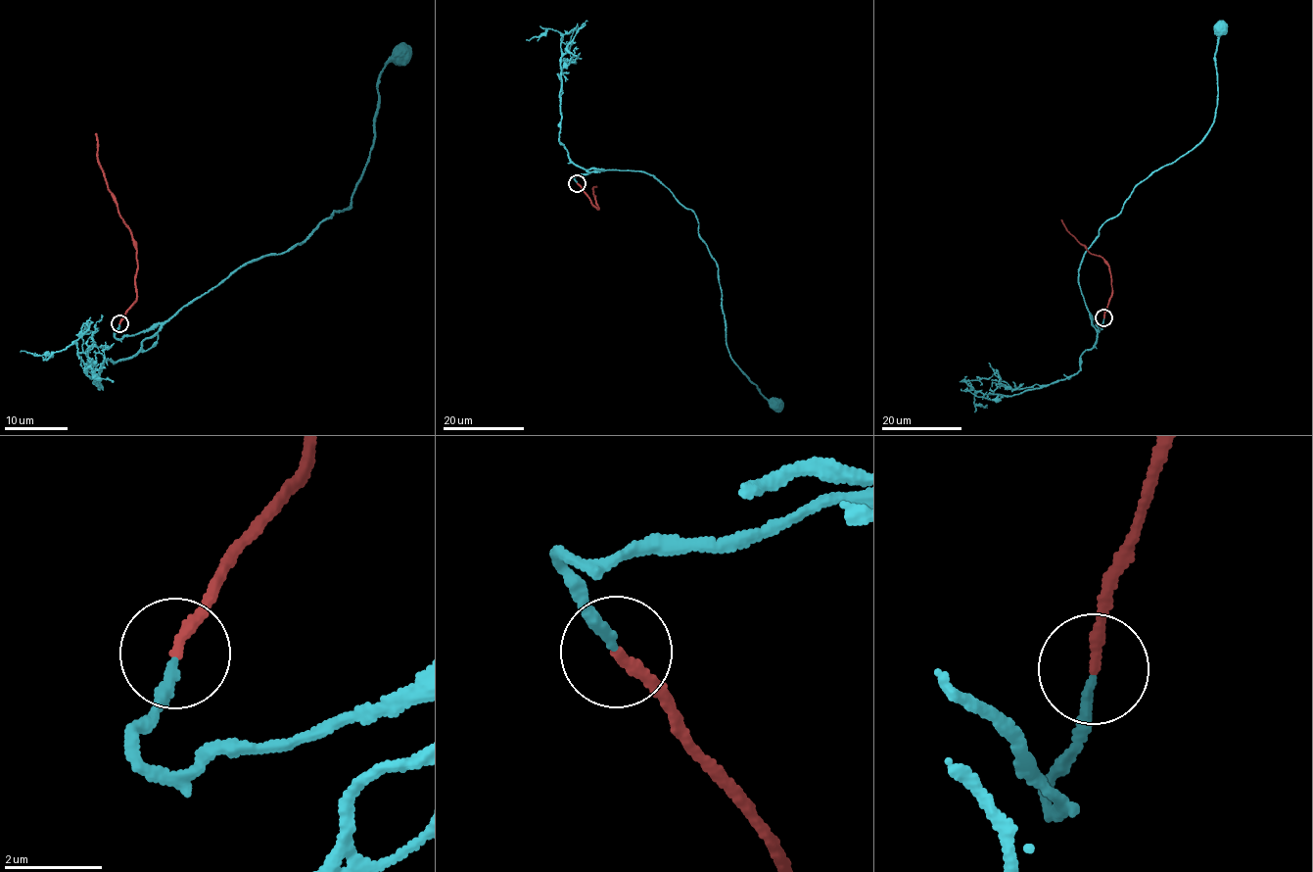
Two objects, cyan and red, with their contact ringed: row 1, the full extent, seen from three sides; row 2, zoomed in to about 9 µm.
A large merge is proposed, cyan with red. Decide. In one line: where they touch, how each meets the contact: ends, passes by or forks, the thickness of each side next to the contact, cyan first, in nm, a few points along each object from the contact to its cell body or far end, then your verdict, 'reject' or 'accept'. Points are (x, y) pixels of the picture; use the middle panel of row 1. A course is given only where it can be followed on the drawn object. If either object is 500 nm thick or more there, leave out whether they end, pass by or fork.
place (577, 183); cyan ends; red ends; calibres 190 and 220 nm; course cyan (577, 183), (572, 176), (595, 170), (642, 171), (693, 212), (717, 266), (729, 354), (782, 408); course red (577, 183), (597, 210), (592, 188), (596, 186); accept

